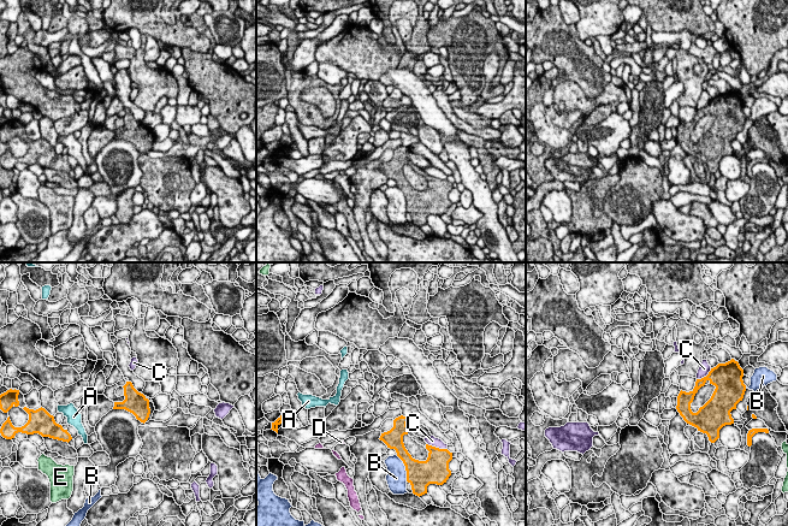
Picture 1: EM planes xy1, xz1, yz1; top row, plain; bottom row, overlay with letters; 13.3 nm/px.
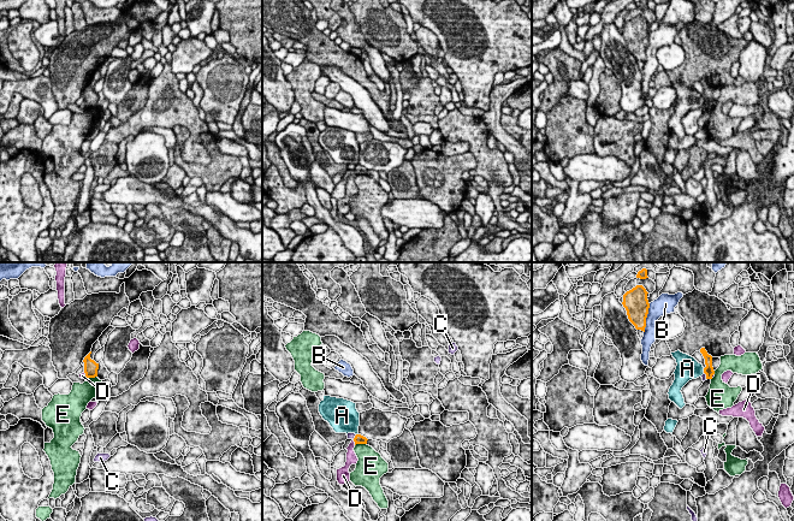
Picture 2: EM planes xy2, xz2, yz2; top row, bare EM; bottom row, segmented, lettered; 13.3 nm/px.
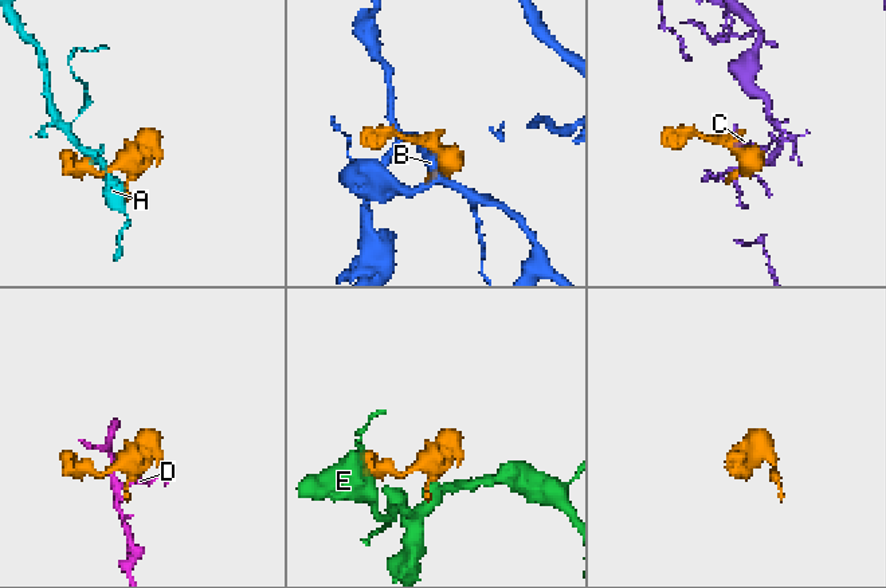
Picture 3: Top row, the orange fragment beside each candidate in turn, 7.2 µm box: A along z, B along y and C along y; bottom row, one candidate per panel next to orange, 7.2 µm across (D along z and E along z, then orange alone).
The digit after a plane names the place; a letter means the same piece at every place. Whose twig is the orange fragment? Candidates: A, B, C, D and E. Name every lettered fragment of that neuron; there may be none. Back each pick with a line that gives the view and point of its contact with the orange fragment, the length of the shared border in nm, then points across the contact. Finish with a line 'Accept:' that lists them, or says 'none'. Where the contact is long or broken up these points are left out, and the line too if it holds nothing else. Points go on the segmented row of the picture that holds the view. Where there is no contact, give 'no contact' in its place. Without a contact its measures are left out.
Accept: none

